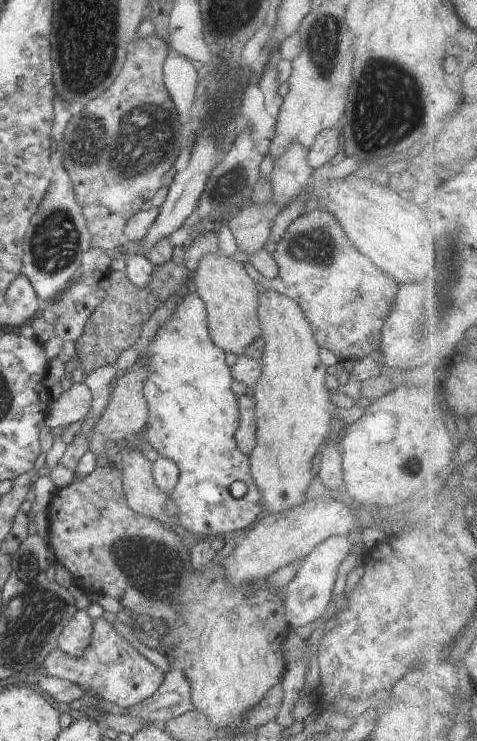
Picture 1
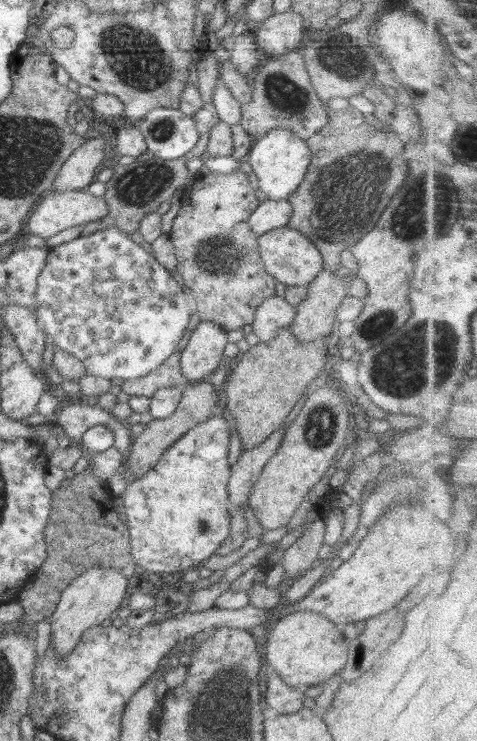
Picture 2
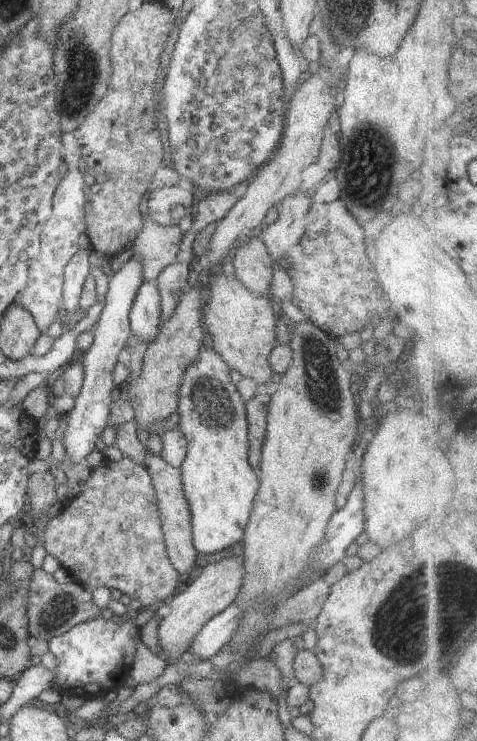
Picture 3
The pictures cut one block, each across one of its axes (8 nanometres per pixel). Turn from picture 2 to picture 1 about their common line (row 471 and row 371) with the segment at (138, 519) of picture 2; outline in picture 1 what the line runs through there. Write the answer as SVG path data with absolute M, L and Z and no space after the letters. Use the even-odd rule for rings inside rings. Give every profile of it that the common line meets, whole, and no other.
M185 291L182 299L178 301L171 318L160 325L160 328L157 329L151 342L138 356L140 363L144 363L148 366L148 378L146 378L143 384L144 398L148 405L148 422L146 424L147 431L145 432L145 438L150 443L150 446L158 452L159 456L172 460L179 470L178 484L176 484L176 488L174 488L174 492L172 492L172 496L170 497L171 500L174 501L174 504L178 506L178 524L190 532L191 539L204 537L211 540L217 536L222 537L223 534L236 532L236 530L248 530L254 522L264 515L262 494L260 494L260 490L256 484L254 484L254 480L251 476L249 456L246 456L244 452L240 452L236 442L234 442L234 434L236 434L236 430L238 430L240 413L238 402L236 402L236 396L234 396L234 392L230 390L230 384L232 384L230 368L228 368L227 361L224 362L225 352L212 342L208 330L206 306L196 292ZM236 481L243 482L247 486L247 492L239 499L232 497L232 494L230 493L230 486Z

